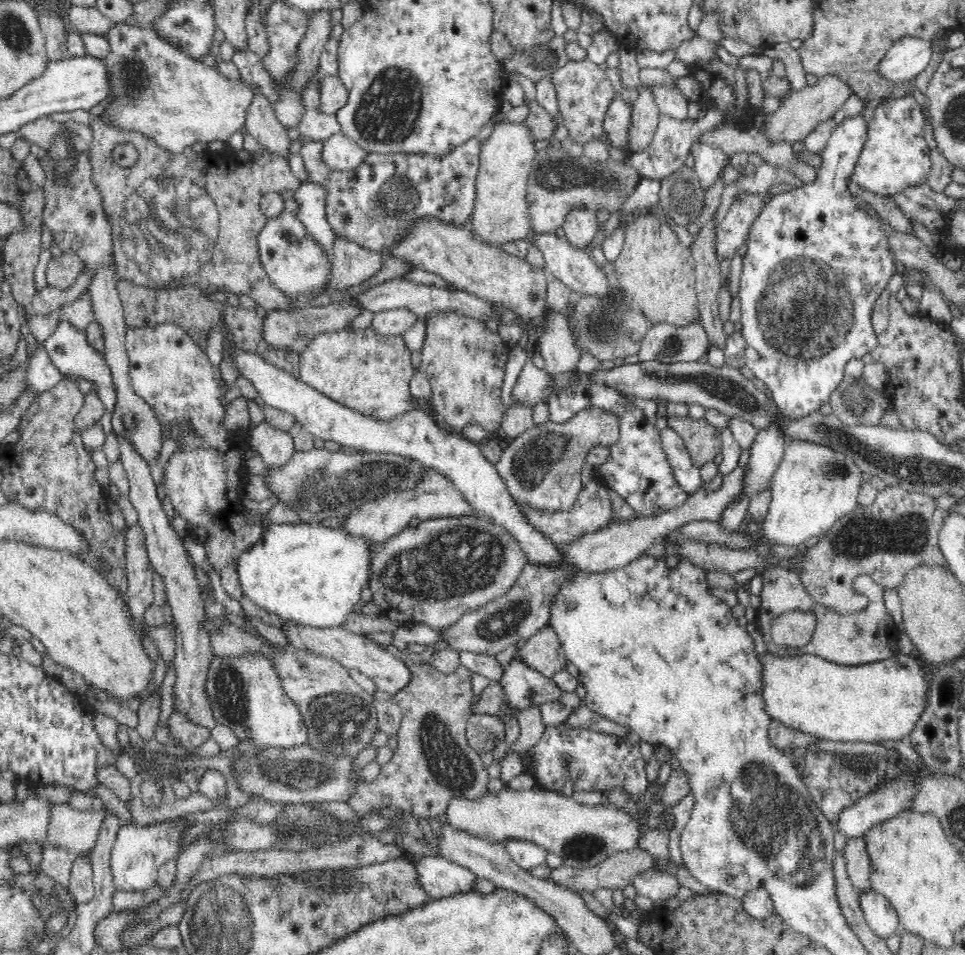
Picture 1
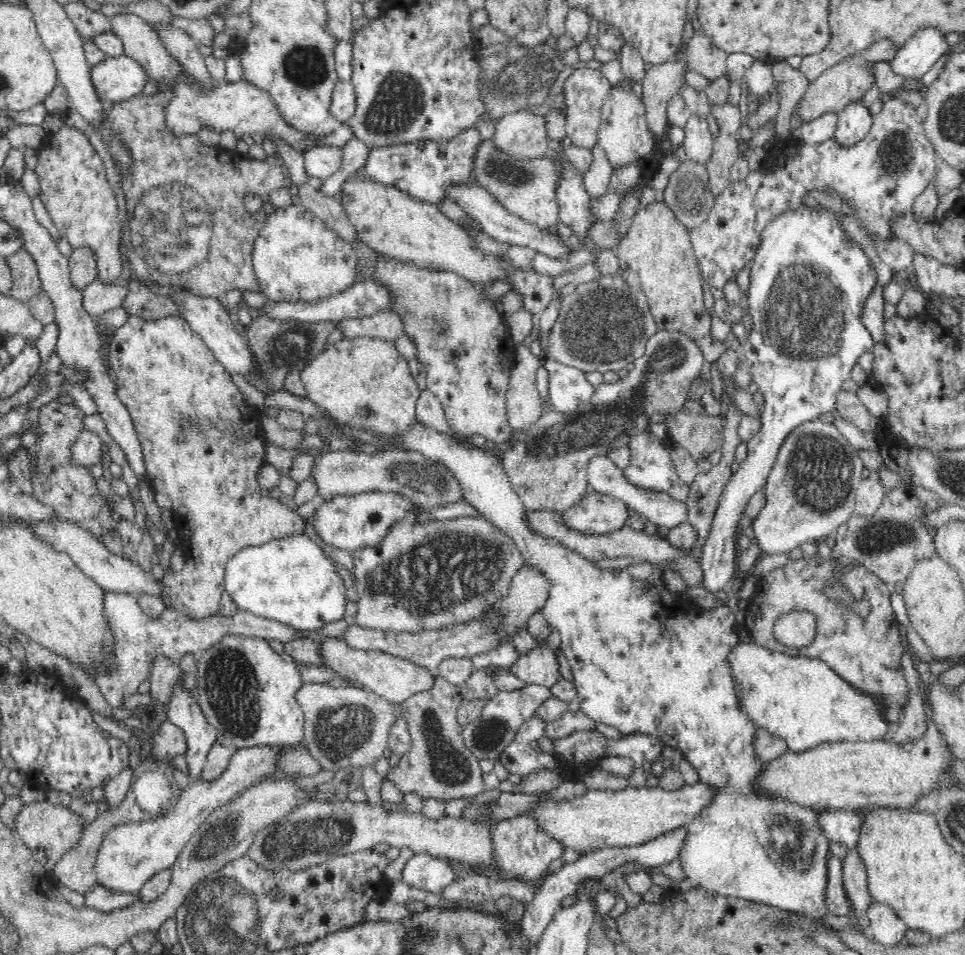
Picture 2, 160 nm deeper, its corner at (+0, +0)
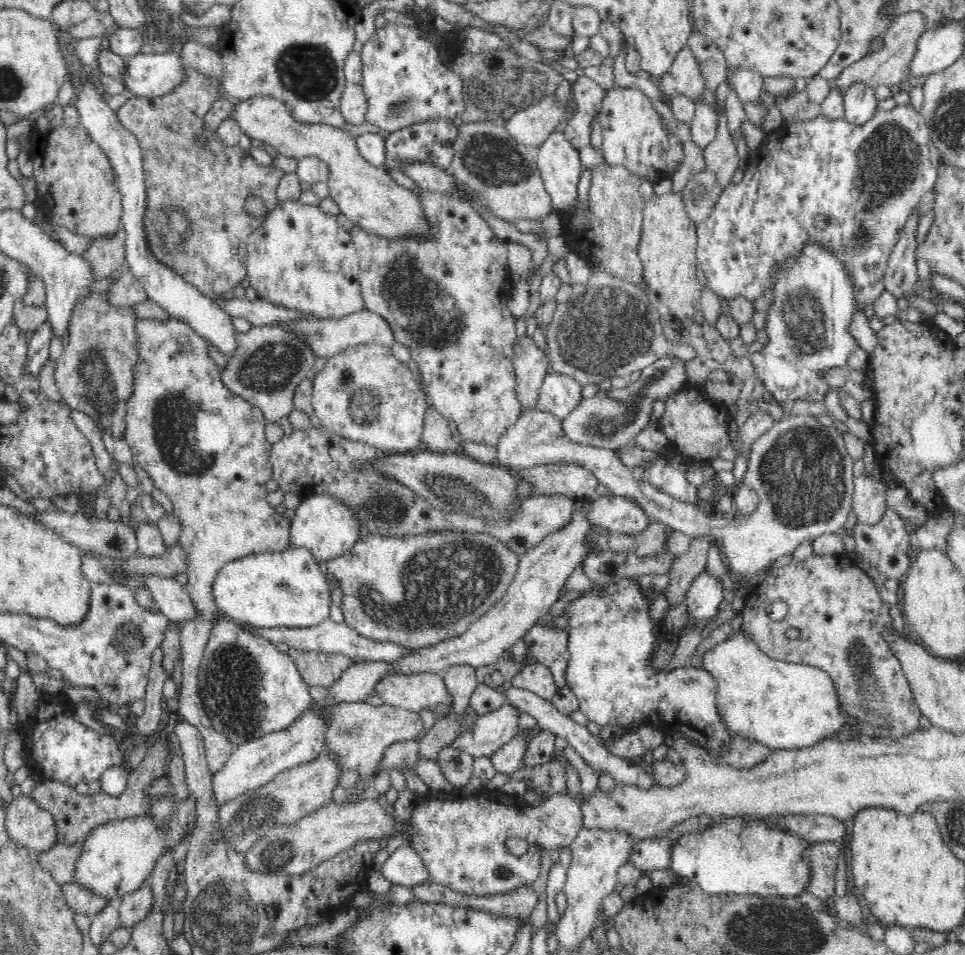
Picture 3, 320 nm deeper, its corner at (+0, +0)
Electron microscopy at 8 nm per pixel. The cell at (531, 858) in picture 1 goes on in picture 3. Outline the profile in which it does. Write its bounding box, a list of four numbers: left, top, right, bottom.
[409,790,583,896]

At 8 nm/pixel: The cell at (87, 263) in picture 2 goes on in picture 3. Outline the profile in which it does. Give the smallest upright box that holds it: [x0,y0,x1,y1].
[83,224,125,281]

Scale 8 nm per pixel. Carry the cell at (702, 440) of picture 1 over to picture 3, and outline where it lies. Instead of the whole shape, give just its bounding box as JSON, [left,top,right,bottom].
[657,385,733,460]

